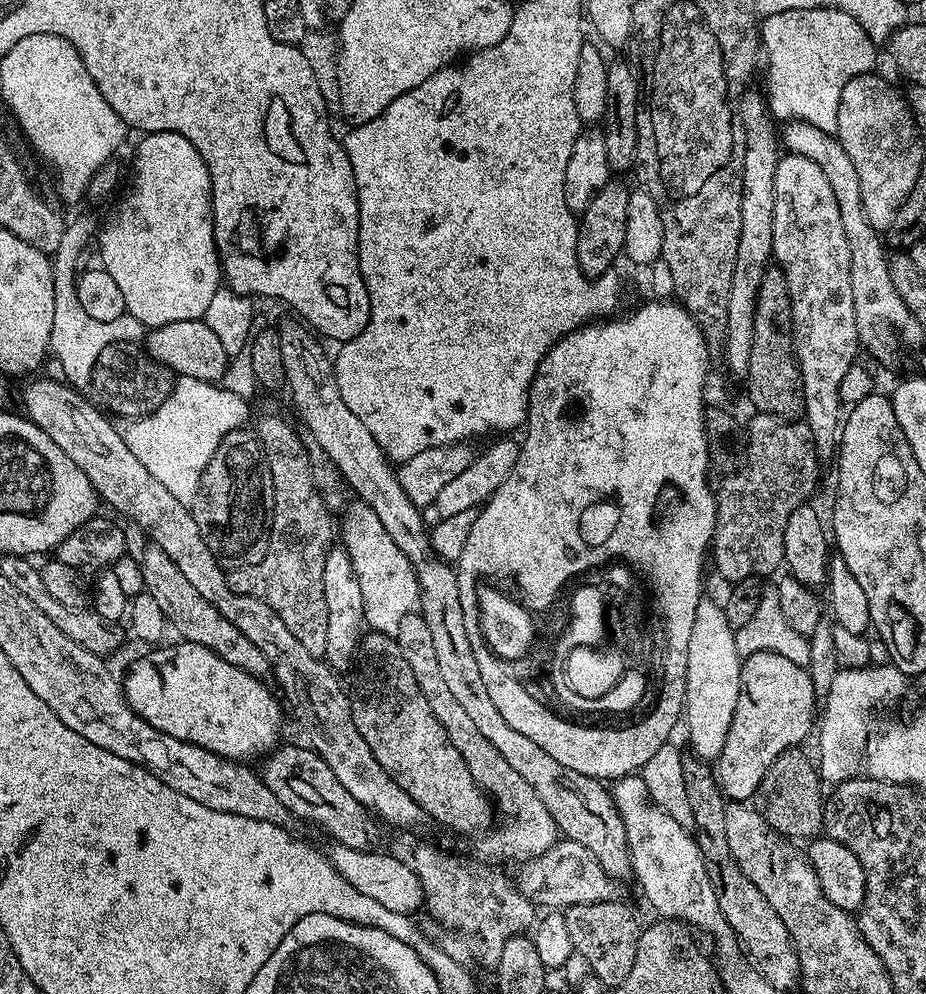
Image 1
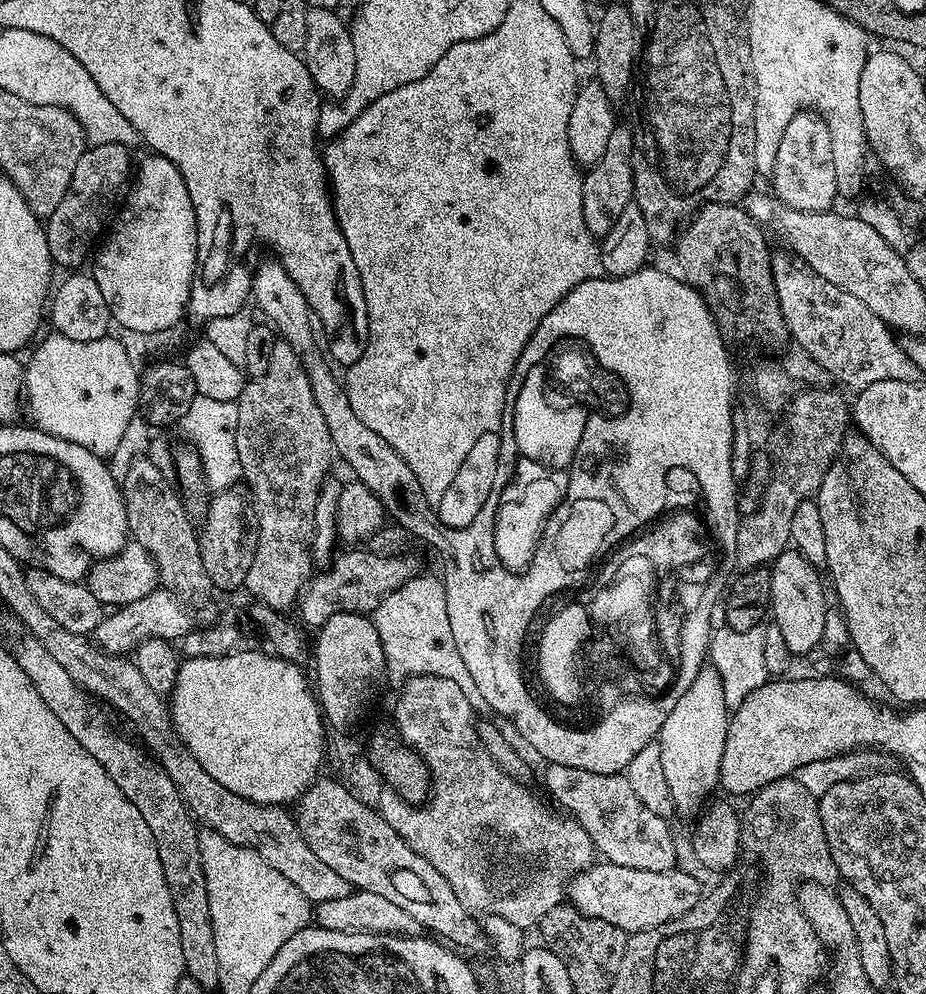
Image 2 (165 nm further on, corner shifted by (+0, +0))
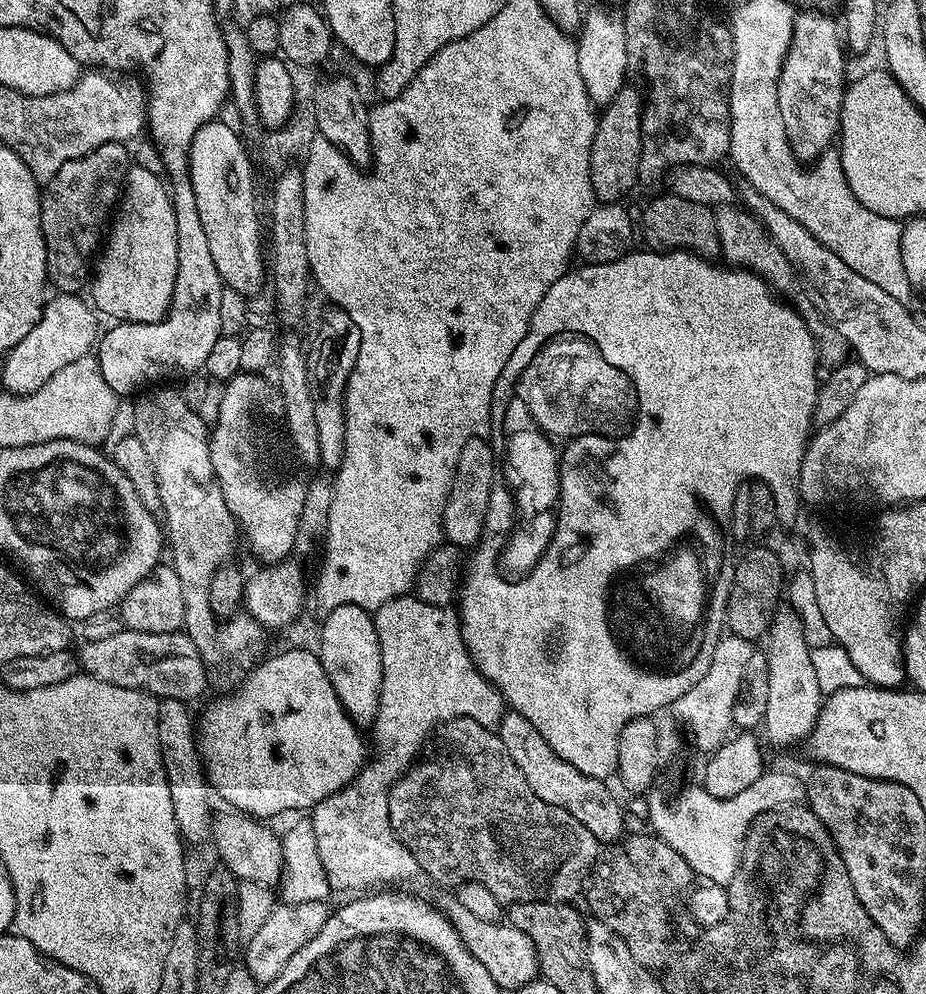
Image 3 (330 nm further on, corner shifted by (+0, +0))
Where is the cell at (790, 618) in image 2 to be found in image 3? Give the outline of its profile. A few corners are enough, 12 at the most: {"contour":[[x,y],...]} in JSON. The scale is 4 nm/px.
{"contour":[[779,609],[765,656],[770,743],[811,735],[824,701],[800,619]]}

